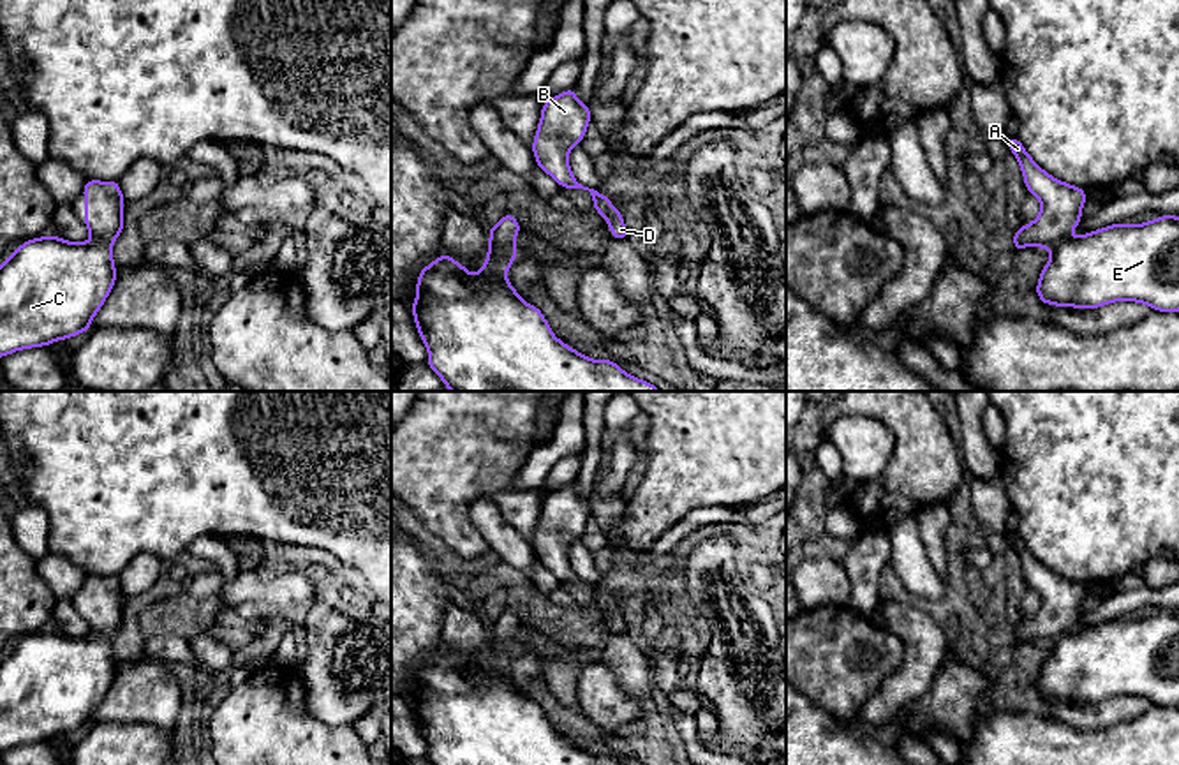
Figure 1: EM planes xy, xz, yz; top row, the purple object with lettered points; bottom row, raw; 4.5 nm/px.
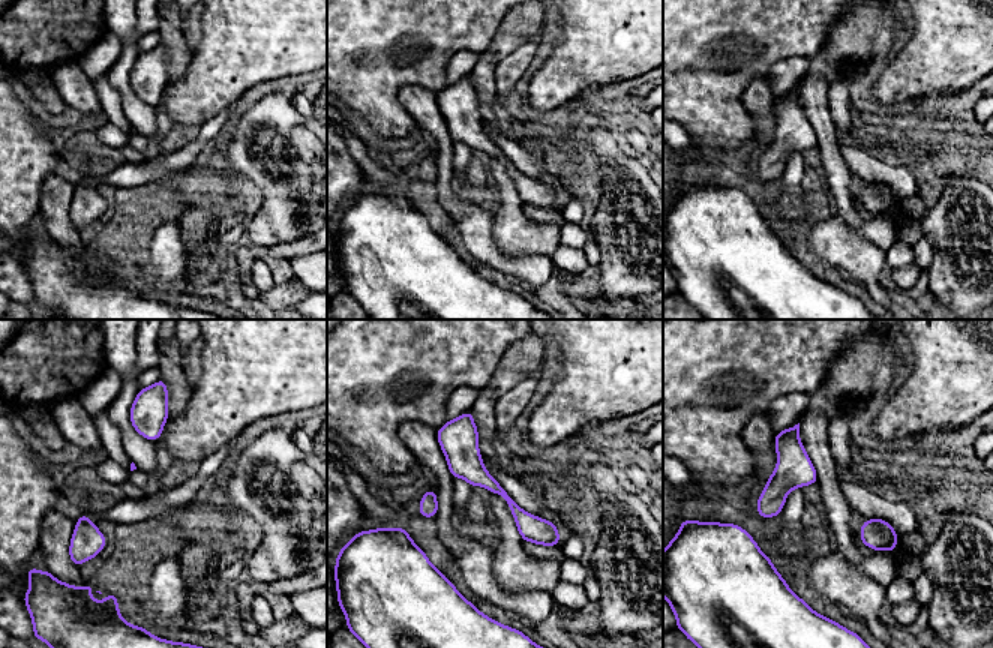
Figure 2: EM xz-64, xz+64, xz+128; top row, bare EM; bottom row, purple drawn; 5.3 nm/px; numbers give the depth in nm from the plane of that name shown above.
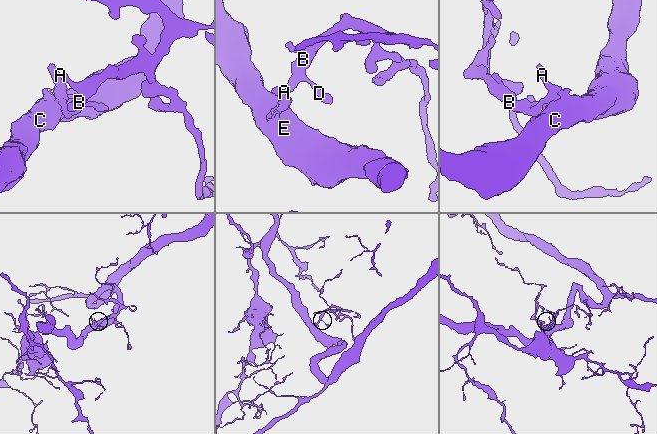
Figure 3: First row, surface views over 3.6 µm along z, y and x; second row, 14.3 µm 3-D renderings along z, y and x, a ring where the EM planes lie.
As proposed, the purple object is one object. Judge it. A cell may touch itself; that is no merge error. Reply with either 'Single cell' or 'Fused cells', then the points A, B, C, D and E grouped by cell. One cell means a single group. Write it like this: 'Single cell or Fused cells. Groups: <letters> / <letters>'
Fused cells. Groups: A B D / C E

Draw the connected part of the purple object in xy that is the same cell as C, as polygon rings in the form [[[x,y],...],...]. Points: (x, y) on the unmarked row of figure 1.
[[[39,631],[21,638],[0,661],[0,753],[86,728],[116,672],[113,638],[99,635],[74,638],[60,631]]]

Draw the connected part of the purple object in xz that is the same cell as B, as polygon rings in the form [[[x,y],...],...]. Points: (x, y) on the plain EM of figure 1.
[[[575,481],[560,486],[541,501],[541,513],[530,545],[536,552],[536,561],[555,573],[562,585],[589,585],[594,606],[606,613],[612,633],[627,635],[629,626],[622,615],[622,606],[612,599],[608,590],[583,582],[571,568],[569,545],[582,539],[589,518],[590,501],[578,495]]]

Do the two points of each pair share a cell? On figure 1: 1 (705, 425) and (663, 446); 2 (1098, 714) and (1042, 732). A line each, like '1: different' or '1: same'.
1: same
2: different

